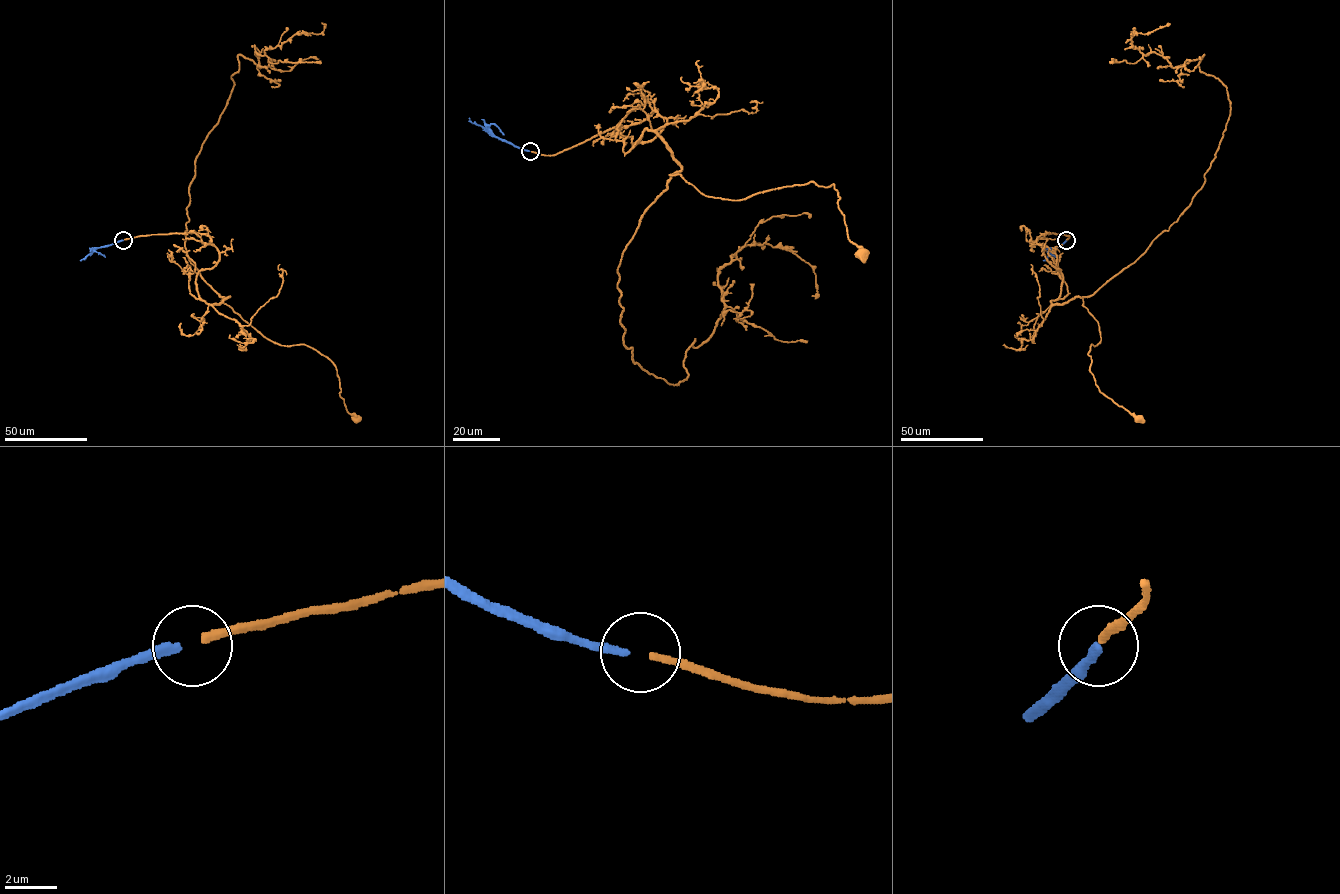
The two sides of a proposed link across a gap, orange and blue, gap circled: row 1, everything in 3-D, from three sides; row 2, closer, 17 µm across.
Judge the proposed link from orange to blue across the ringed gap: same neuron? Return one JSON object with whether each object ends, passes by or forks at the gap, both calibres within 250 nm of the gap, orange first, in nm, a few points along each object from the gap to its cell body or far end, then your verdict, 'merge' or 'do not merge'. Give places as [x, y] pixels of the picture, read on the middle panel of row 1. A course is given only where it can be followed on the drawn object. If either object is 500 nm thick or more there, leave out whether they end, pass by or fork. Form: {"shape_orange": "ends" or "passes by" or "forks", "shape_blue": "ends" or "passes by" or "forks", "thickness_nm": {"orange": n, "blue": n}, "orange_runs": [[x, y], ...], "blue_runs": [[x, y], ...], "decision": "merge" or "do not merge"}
{"shape_orange": "ends", "shape_blue": "ends", "thickness_nm": {"orange": 280, "blue": 320}, "orange_runs": [[531, 151], [655, 108], [666, 124], [633, 145], [655, 133], [669, 174], [739, 200], [834, 184], [862, 253]], "blue_runs": [[530, 151], [498, 139], [486, 127], [494, 124], [504, 134]], "decision": "merge"}

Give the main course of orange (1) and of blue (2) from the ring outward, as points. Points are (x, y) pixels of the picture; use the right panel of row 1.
1: (1066, 239), (1037, 238), (1063, 277), (1051, 301), (1081, 297), (1101, 336), (1088, 355), (1095, 384), (1138, 417)
2: (1066, 240), (1047, 252), (1055, 257)

